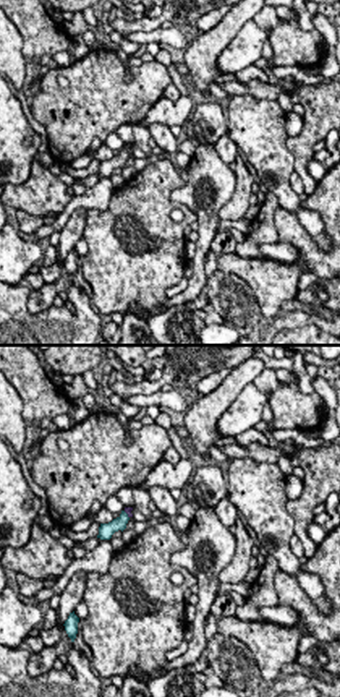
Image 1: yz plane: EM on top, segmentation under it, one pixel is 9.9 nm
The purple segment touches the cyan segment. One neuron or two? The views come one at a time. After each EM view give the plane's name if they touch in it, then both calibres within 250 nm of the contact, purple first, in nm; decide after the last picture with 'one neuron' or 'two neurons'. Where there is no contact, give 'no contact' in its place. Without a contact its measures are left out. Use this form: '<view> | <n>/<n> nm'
yz | 60/130 nm

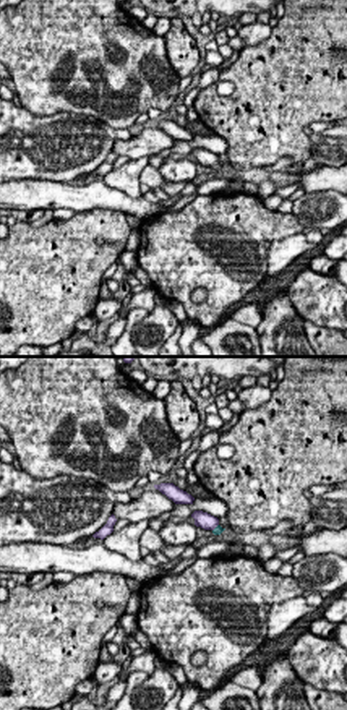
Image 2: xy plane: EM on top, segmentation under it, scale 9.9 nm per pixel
xy | 160/90 nm

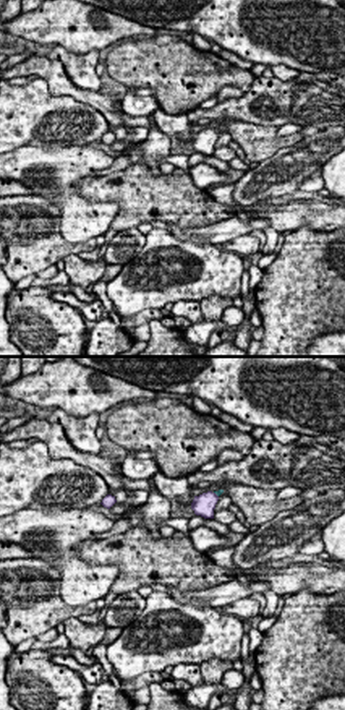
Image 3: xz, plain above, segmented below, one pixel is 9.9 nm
xz | 220/50 nm

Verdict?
one neuron

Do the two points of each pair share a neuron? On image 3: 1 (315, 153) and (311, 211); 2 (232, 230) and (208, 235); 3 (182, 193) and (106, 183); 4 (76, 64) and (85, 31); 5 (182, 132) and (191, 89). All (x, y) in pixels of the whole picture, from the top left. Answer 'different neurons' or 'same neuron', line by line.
1: different neurons
2: same neuron
3: same neuron
4: different neurons
5: different neurons

